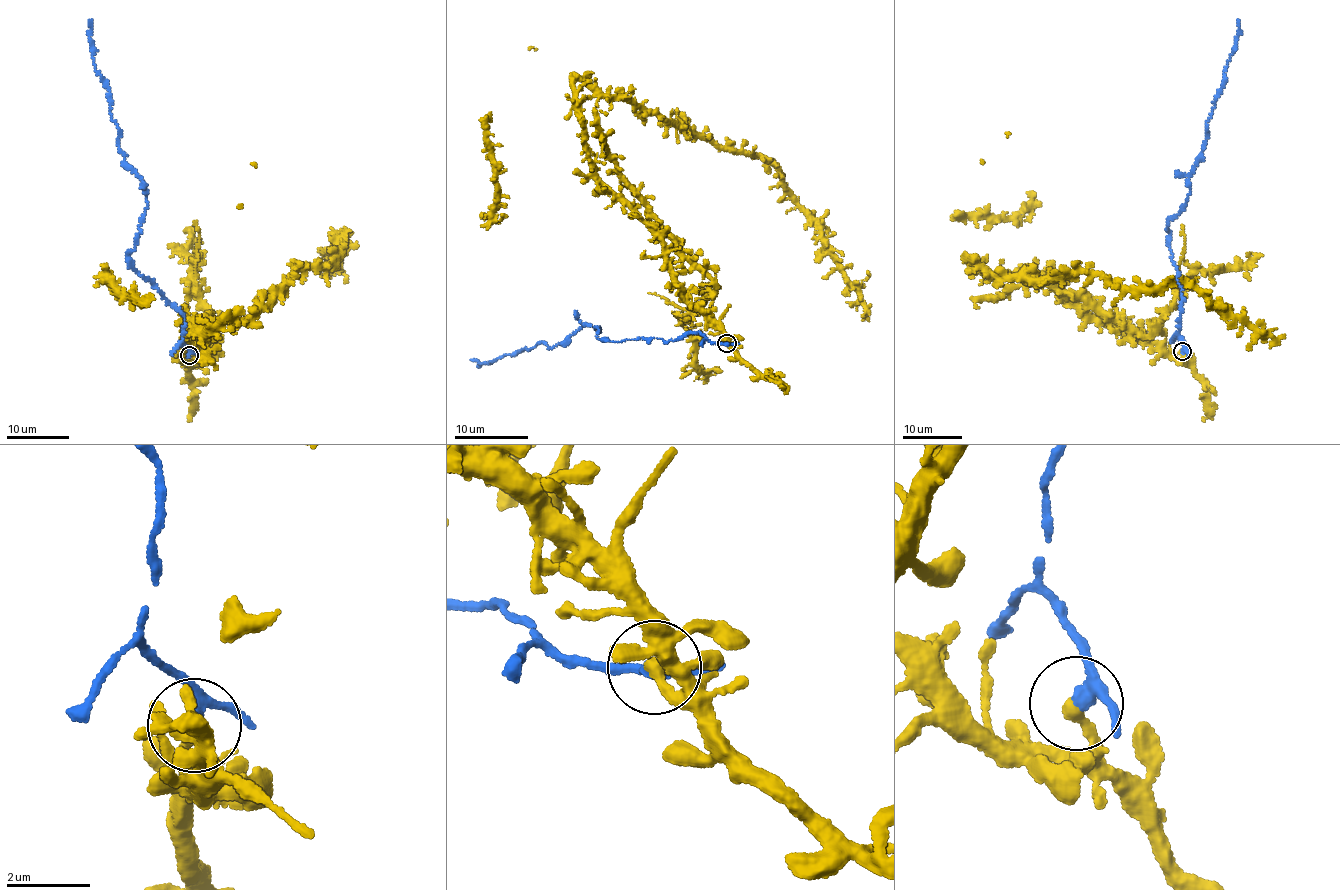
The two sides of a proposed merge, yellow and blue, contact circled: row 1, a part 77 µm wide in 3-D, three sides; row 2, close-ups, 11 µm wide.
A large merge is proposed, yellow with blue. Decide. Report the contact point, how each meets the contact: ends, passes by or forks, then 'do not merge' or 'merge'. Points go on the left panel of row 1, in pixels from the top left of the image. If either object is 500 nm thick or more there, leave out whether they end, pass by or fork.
at (189, 355); yellow ends there; blue passes by; do not merge

